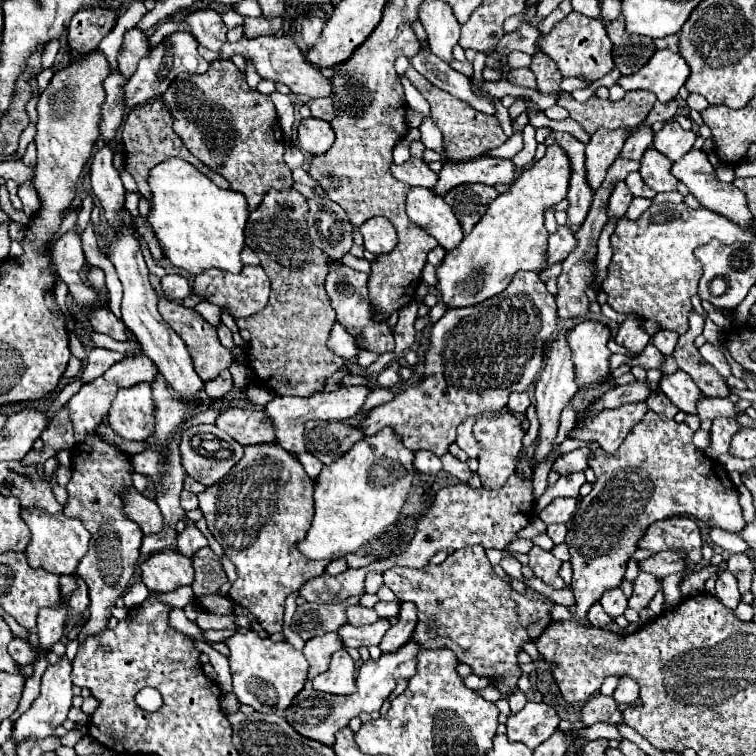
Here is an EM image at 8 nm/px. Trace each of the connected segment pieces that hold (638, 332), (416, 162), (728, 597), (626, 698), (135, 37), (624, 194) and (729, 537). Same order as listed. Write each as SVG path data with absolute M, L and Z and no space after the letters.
M629 314L627 320L619 326L619 332L615 336L615 342L629 352L643 352L645 346L649 344L649 334L643 332L643 328L639 326L639 320L641 320L639 316Z
M411 156L405 164L395 166L391 164L391 172L397 180L409 184L409 186L423 186L423 188L433 188L439 180L439 176L417 156Z
M723 570L719 572L719 578L717 578L717 598L731 610L737 608L737 604L741 602L741 594L737 590L737 580L735 576L729 572L729 570Z
M623 676L623 678L619 678L619 684L617 684L617 688L615 688L613 698L615 698L619 704L631 704L631 702L635 702L635 700L639 698L639 686L635 684L635 680Z
M131 28L125 32L125 38L123 38L123 46L119 50L119 70L123 72L123 76L131 76L139 64L139 60L143 56L147 56L149 52L149 38L145 36L145 32L141 28Z
M623 180L617 182L617 186L615 186L615 190L613 190L611 198L609 198L607 218L613 220L613 218L621 218L621 216L625 216L625 212L627 212L627 208L629 208L631 200L633 200L633 194L631 194L631 190L627 188L627 184L625 184Z
M711 528L711 542L721 546L721 548L725 548L731 554L741 554L747 550L747 544L743 544L737 534L723 532L721 528Z

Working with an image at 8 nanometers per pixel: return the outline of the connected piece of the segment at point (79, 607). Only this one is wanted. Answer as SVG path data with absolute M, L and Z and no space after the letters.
M79 582L77 590L71 594L69 606L71 606L71 610L75 610L75 612L79 612L79 614L89 606L89 596L87 596L87 586L85 586L85 582Z

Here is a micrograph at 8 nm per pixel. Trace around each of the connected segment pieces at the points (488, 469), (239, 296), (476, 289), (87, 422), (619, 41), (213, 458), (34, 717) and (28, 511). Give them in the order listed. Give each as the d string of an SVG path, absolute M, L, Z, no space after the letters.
M501 412L495 416L483 416L483 420L475 420L473 434L485 446L483 456L479 456L479 470L477 470L483 488L489 488L489 490L503 488L507 478L515 474L517 456L521 452L521 438L525 434L521 428L521 420L509 412Z
M243 266L243 270L239 274L231 274L231 272L219 270L219 268L211 268L211 270L201 272L199 276L195 276L193 292L203 296L211 304L229 306L229 312L235 318L239 318L239 316L251 316L267 304L269 280L267 280L267 274L263 272L261 266Z
M549 146L545 158L537 160L531 168L511 184L509 192L499 194L487 208L487 214L473 226L457 248L447 252L445 260L437 266L437 286L441 302L447 308L463 308L479 304L507 288L517 270L543 272L547 268L547 236L543 226L543 210L559 204L569 186L569 160L563 148Z
M143 354L143 356L135 356L135 358L123 358L121 362L113 364L107 372L103 372L99 378L87 382L71 400L69 400L69 410L71 410L71 422L75 428L75 442L83 442L91 432L95 432L95 428L103 422L103 418L107 416L107 410L117 394L117 388L127 388L139 382L153 382L157 374L155 364Z
M617 18L603 24L613 42L613 60L615 66L621 70L621 74L637 72L651 58L651 52L655 52L653 40L625 32L623 20Z
M197 424L183 430L179 448L181 448L181 464L185 472L203 486L211 486L215 484L215 480L221 480L231 470L235 460L239 460L239 456L243 454L243 446L239 442L235 442L231 436L227 436L225 432L221 432L211 424Z
M63 658L61 662L57 664L51 664L47 666L43 678L41 678L41 694L33 700L31 708L27 712L23 712L19 716L19 720L15 722L15 728L13 728L13 740L17 744L29 740L29 738L45 738L45 736L51 736L55 732L57 726L61 726L67 718L67 712L71 708L71 662L67 658Z
M23 508L21 520L29 526L29 532L31 532L31 540L25 548L31 568L43 568L57 576L75 574L75 568L85 556L91 540L91 534L85 530L83 522L79 522L77 518L69 518L65 514L47 514L39 508Z

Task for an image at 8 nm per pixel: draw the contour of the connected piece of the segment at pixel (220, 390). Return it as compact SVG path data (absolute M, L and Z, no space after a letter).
M223 370L217 378L205 382L205 392L207 392L207 396L209 396L211 400L223 398L223 396L231 390L231 384L233 384L233 380L231 380L229 370Z

